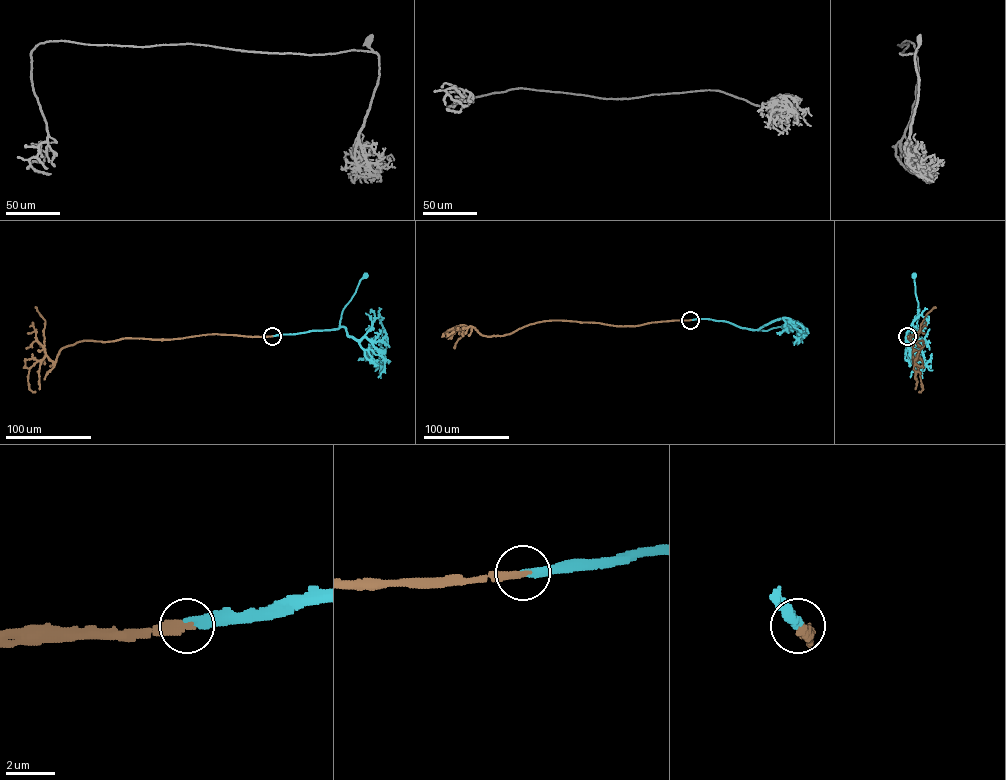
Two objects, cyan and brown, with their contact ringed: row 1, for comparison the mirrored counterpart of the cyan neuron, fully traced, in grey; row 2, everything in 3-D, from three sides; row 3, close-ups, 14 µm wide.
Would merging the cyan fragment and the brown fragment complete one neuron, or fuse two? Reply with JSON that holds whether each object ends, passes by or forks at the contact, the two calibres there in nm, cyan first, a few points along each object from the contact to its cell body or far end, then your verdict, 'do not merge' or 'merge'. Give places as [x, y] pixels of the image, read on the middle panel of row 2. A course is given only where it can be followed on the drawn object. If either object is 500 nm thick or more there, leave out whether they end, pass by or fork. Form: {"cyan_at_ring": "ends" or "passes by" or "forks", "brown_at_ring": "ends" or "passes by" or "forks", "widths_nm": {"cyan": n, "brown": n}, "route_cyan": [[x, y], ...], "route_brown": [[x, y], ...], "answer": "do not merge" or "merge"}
{"cyan_at_ring": "ends", "brown_at_ring": "ends", "widths_nm": {"cyan": 280, "brown": 380}, "route_cyan": [[690, 320], [724, 321], [758, 330], [784, 327]], "route_brown": [[690, 320], [635, 326], [551, 320], [528, 324], [509, 334], [490, 336], [463, 325], [463, 335], [454, 348]], "answer": "merge"}

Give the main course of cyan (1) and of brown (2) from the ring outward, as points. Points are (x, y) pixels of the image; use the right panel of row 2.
1: (907, 336), (917, 326), (914, 275)
2: (907, 336), (913, 334), (907, 338), (923, 341), (914, 361), (914, 341), (925, 315), (936, 307)

